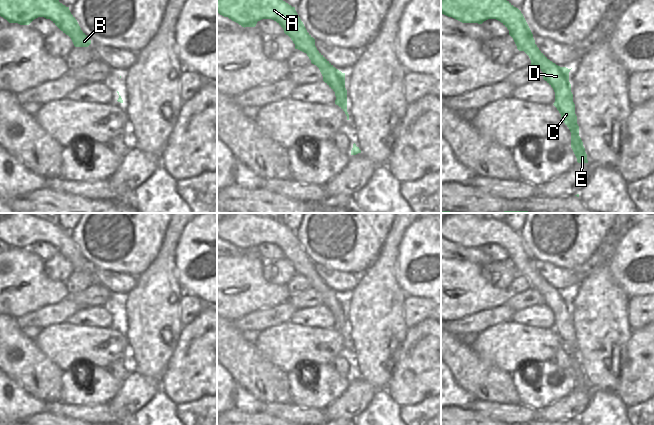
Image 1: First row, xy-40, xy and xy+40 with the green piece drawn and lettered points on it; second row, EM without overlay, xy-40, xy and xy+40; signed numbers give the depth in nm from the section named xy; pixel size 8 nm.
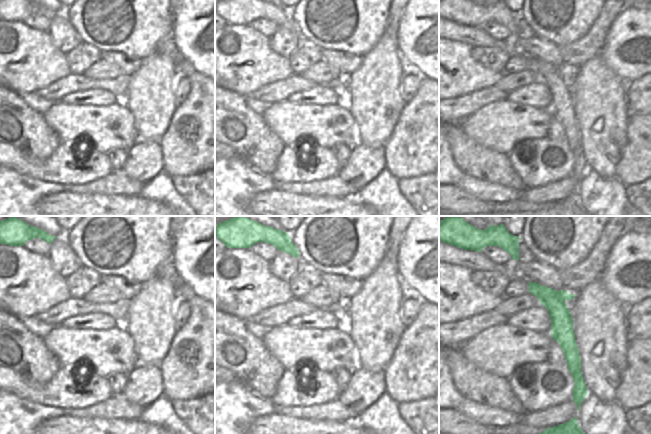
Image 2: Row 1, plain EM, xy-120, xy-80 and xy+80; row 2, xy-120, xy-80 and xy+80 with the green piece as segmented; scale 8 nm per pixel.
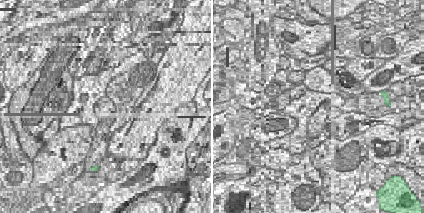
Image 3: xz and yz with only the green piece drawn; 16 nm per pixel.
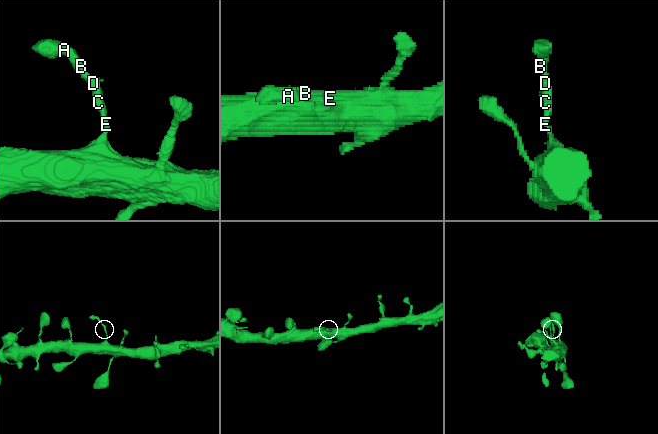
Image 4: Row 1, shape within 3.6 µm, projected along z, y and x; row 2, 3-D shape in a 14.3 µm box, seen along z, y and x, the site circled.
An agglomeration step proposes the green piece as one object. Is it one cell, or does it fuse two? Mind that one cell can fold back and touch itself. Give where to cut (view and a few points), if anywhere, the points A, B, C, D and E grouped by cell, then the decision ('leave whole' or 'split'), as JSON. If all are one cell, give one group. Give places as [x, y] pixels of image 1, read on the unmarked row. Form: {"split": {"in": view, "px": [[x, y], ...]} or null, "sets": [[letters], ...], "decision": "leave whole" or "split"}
{"split": null, "sets": [["A", "B", "C", "D", "E"]], "decision": "leave whole"}

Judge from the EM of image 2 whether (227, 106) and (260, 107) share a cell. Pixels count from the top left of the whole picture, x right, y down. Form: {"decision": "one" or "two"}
{"decision": "two"}

